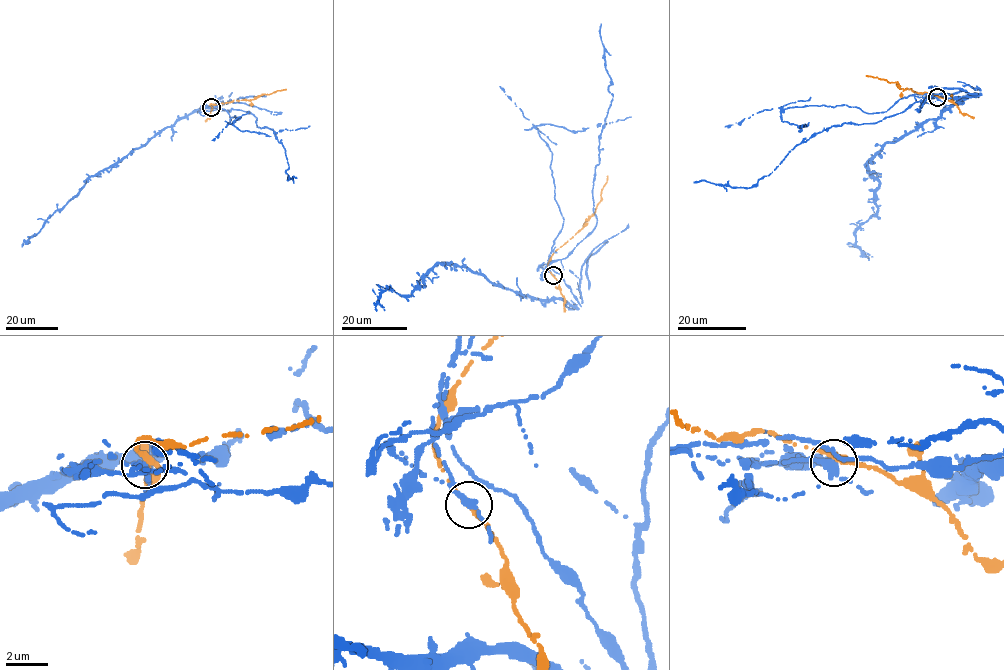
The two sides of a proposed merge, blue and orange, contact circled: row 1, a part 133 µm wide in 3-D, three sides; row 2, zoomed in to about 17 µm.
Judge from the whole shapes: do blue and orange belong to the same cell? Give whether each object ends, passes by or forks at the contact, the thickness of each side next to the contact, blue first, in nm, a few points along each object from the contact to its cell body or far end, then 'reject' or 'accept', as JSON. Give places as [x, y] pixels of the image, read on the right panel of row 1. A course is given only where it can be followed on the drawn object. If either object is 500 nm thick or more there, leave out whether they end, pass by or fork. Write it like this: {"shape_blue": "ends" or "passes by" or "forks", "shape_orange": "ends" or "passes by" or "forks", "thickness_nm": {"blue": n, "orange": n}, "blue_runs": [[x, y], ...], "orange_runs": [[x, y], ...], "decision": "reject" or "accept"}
{"shape_blue": "passes by", "shape_orange": "ends", "thickness_nm": {"blue": 300, "orange": 400}, "blue_runs": [[938, 97], [917, 95], [980, 95], [957, 100], [865, 163], [879, 182], [877, 209], [855, 243], [869, 260]], "orange_runs": [[938, 97], [927, 92], [914, 92], [911, 88], [900, 89], [896, 82], [866, 76]], "decision": "reject"}

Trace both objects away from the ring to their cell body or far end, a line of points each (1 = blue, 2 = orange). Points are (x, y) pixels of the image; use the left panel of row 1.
1: (211, 107), (225, 103), (217, 102), (180, 117), (146, 143), (88, 178), (77, 195), (57, 209), (21, 246)
2: (211, 107), (210, 103), (252, 100), (286, 89)

